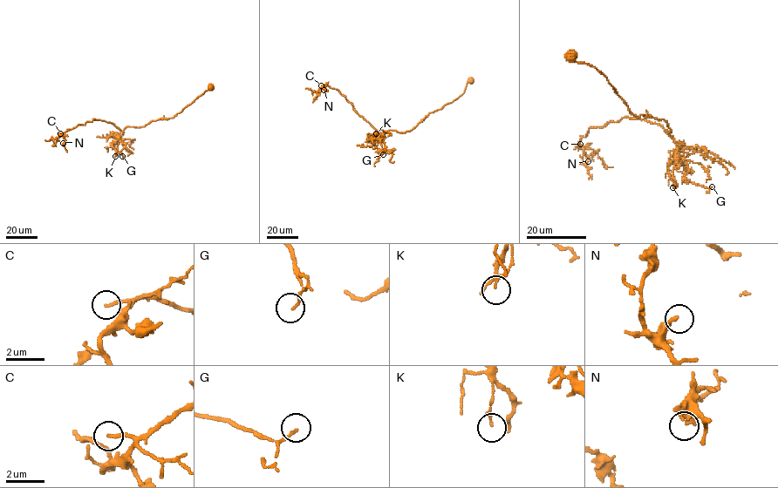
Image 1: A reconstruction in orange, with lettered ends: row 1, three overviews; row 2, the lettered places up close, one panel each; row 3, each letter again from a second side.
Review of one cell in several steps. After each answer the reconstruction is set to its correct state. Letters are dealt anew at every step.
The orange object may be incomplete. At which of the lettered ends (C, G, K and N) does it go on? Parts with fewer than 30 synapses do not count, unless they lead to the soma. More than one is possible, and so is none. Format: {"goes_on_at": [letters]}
{"goes_on_at": ["C"]}

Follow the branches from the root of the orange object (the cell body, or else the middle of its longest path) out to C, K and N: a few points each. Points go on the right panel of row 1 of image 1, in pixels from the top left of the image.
C: (571, 57), (602, 72), (632, 114), (664, 119), (673, 138), (656, 123), (623, 117), (590, 127), (580, 144)
K: (571, 57), (602, 72), (632, 114), (667, 123), (680, 145), (670, 158), (672, 187)
N: (571, 57), (602, 72), (632, 114), (664, 119), (673, 138), (656, 123), (623, 117), (580, 139), (588, 161)

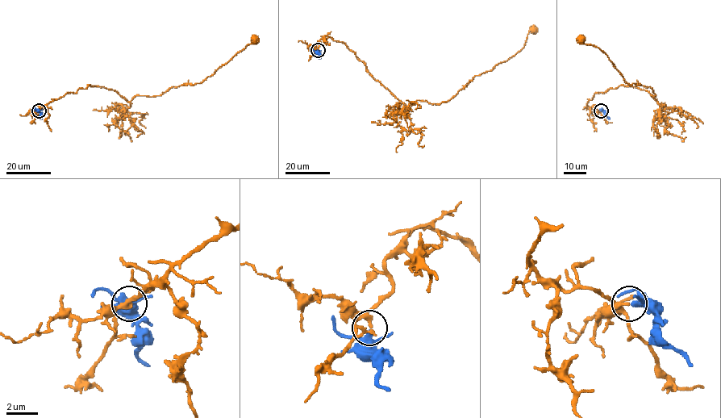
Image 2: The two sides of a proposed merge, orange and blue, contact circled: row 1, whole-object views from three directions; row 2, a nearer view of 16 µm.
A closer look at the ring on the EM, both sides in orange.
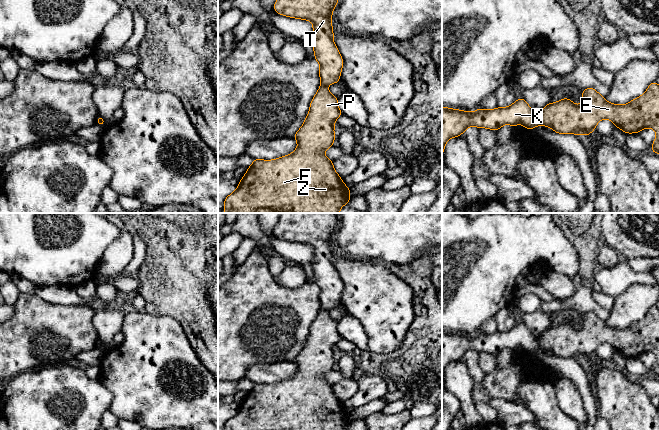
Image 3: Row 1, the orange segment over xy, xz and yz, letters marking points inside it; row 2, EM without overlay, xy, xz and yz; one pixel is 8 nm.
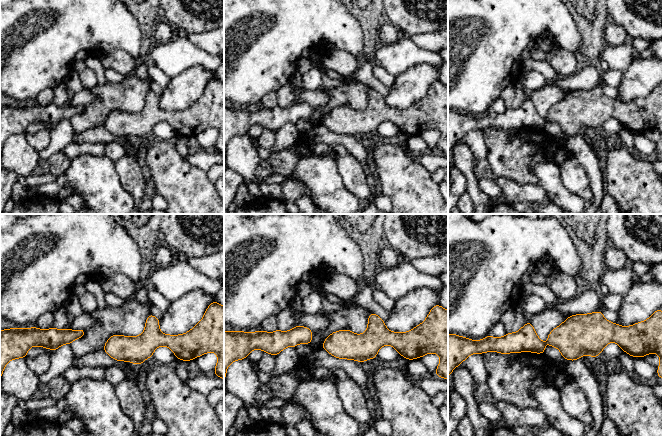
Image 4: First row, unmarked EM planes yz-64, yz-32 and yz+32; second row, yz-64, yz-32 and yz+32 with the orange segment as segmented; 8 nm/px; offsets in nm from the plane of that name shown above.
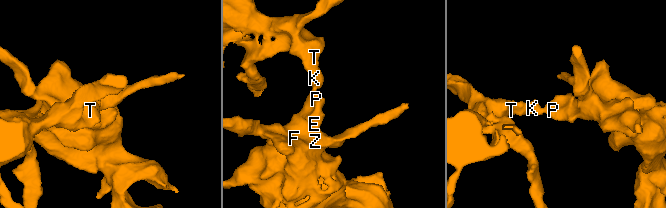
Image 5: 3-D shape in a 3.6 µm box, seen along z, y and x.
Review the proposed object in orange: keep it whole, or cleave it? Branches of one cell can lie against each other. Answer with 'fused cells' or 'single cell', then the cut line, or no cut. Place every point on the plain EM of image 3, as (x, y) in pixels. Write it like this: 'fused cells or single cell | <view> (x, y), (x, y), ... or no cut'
fused cells | yz (537, 340), (540, 347)

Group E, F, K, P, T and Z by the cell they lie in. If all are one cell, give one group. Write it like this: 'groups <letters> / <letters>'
groups E F P Z / K T

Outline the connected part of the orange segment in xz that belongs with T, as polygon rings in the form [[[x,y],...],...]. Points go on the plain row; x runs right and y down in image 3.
[[[280,213],[274,234],[290,242],[313,247],[312,271],[319,286],[321,309],[340,305],[343,282],[333,266],[332,235],[338,227],[336,213]]]

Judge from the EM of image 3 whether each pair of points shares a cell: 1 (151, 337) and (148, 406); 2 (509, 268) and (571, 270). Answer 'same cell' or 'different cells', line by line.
1: same cell
2: same cell

